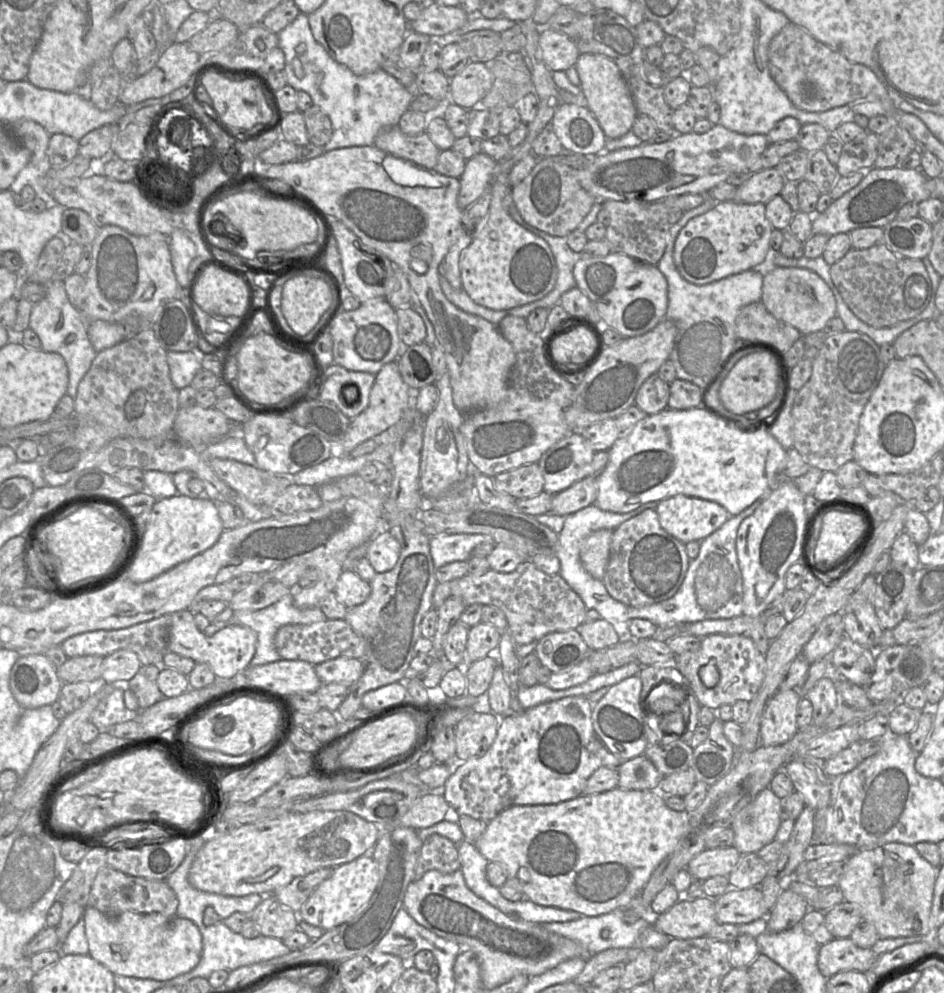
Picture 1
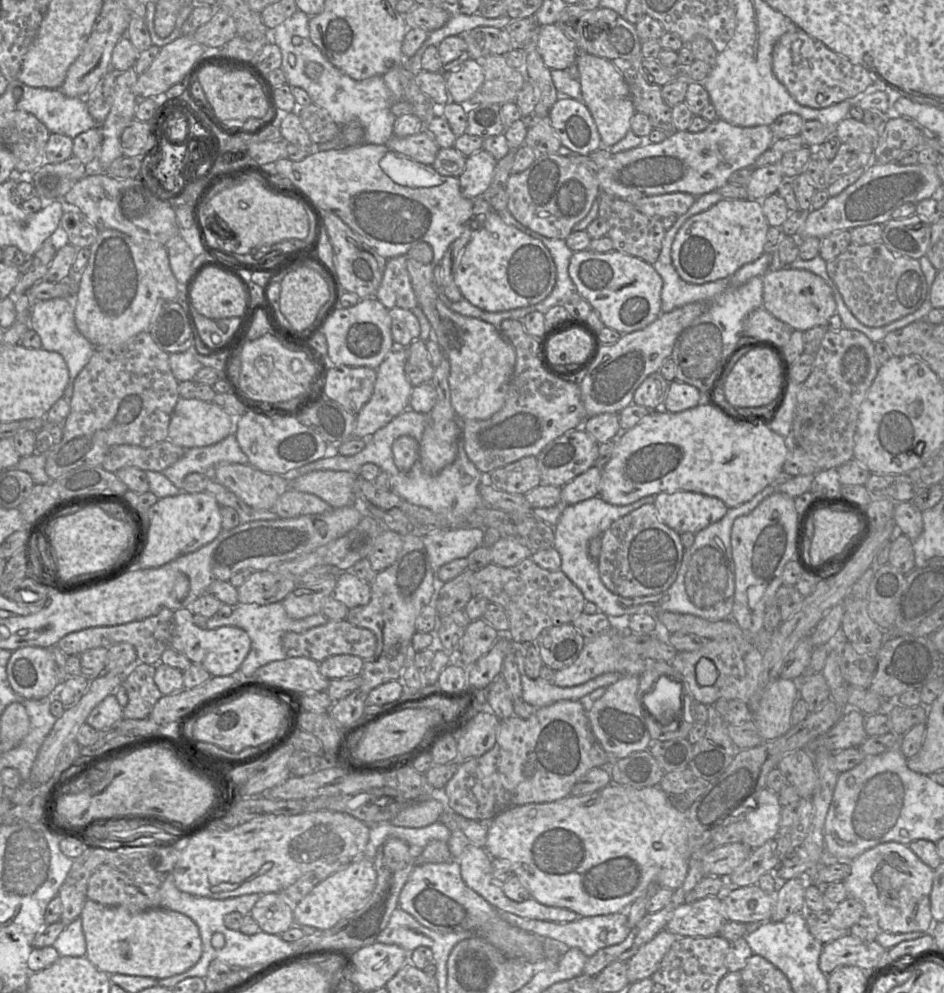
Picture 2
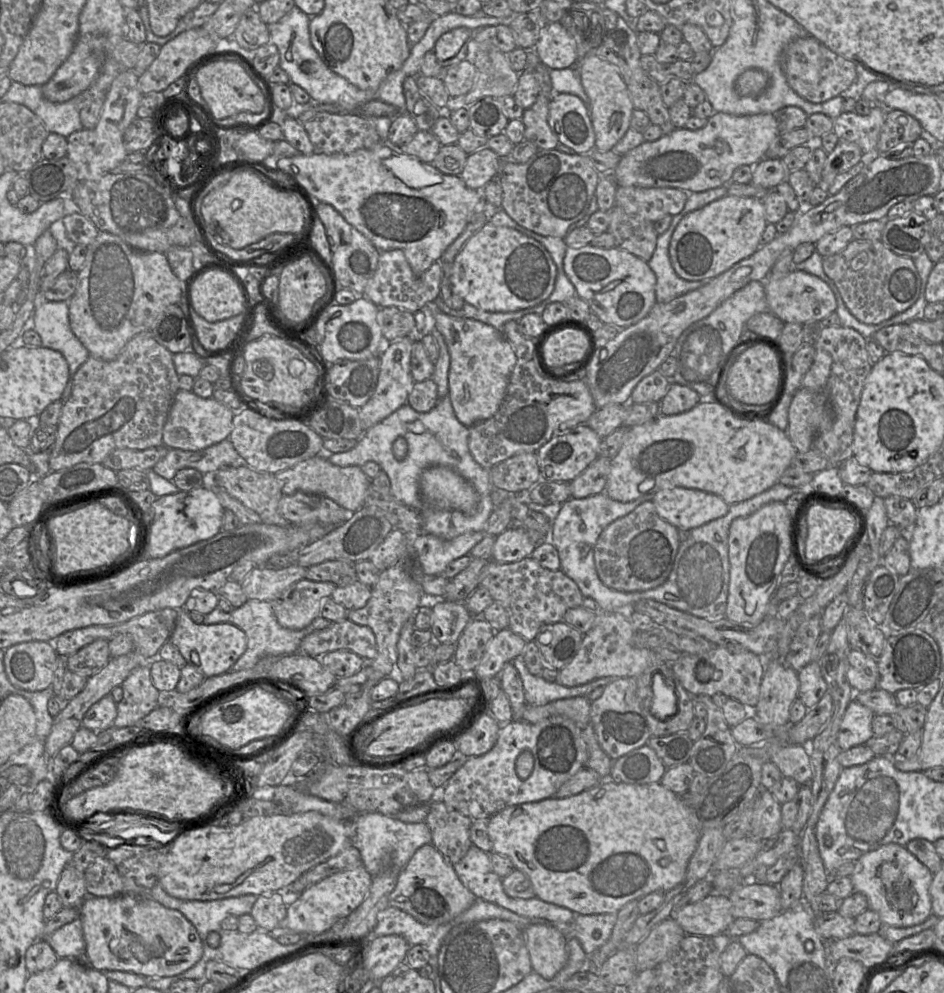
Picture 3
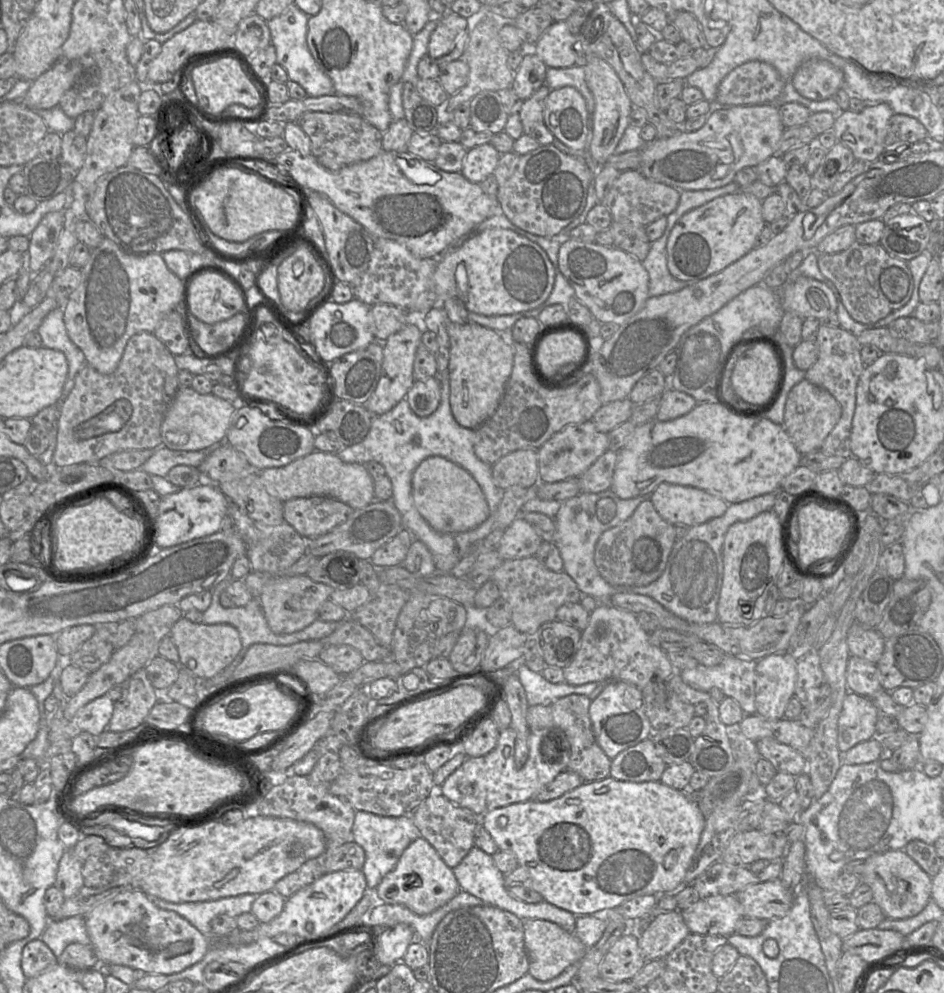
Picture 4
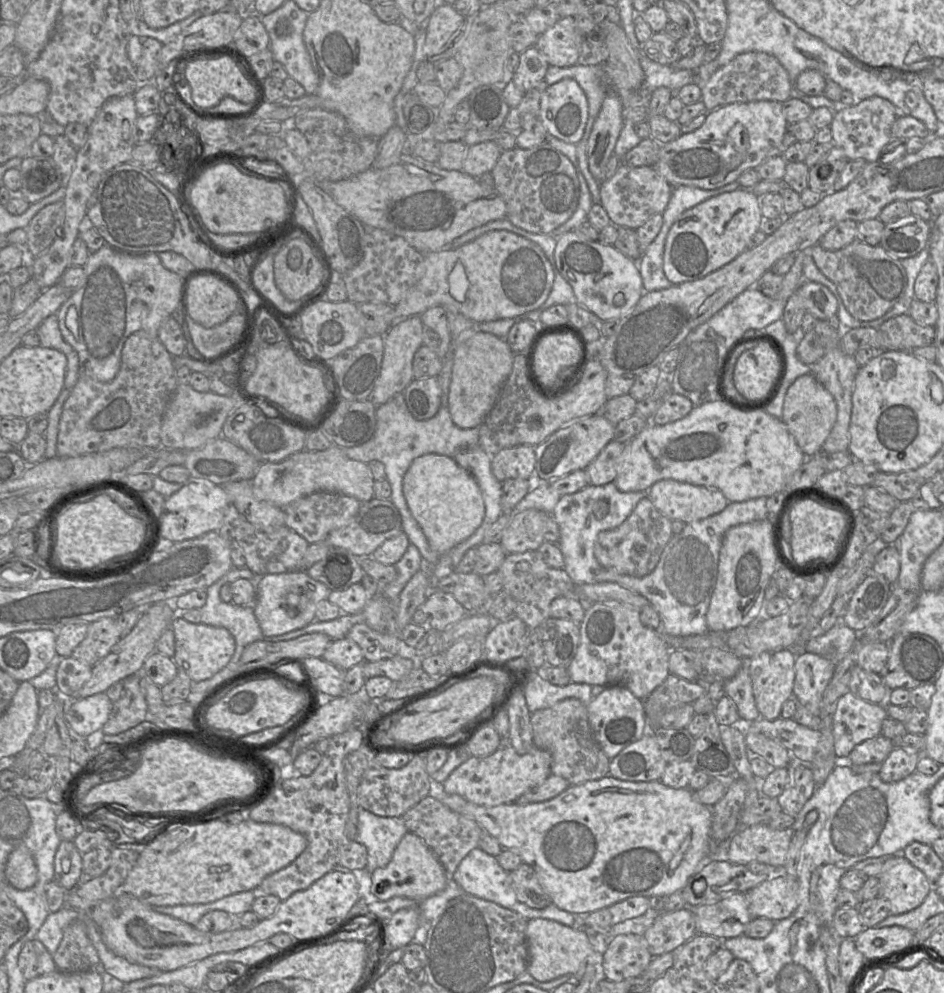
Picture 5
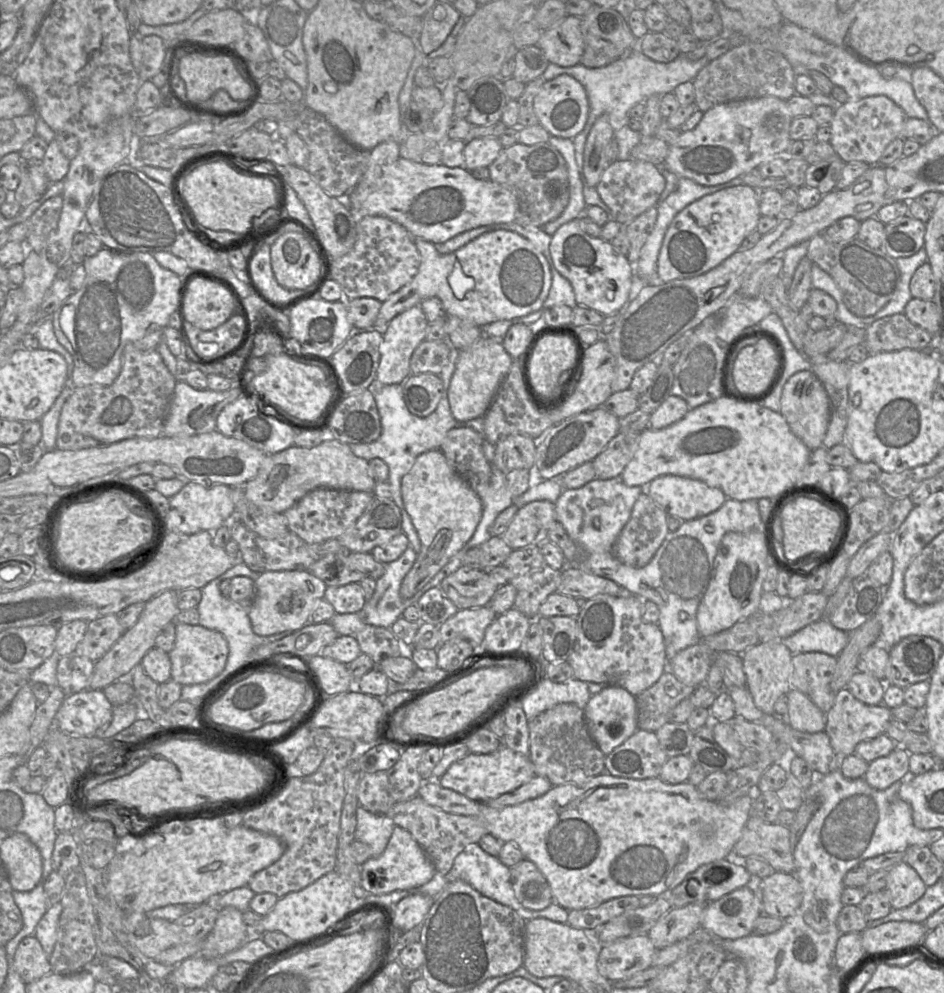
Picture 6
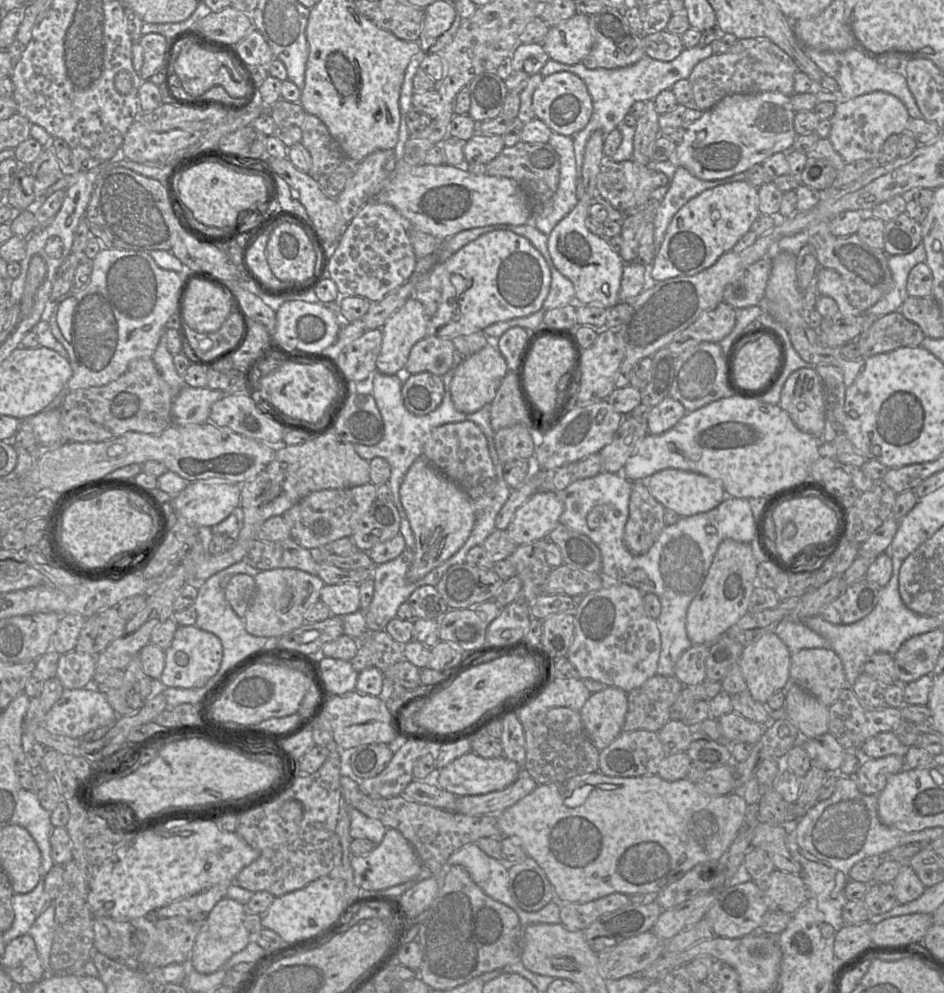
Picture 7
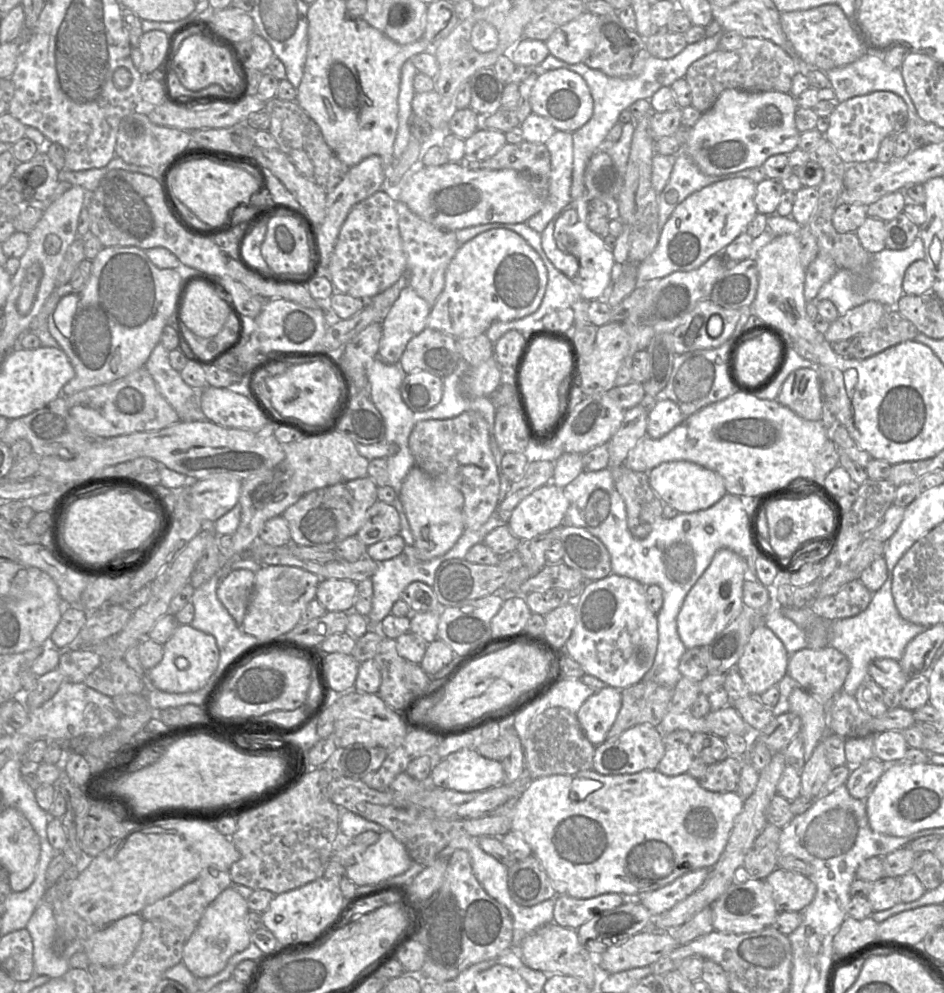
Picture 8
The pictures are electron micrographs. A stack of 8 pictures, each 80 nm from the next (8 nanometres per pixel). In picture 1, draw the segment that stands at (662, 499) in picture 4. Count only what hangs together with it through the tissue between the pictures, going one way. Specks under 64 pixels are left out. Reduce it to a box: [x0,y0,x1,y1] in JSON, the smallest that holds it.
[656,494,730,545]

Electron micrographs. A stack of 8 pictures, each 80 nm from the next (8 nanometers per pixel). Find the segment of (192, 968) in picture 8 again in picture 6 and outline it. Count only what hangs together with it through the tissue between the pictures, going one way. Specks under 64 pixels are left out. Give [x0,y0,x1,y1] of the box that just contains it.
[198,907,246,959]

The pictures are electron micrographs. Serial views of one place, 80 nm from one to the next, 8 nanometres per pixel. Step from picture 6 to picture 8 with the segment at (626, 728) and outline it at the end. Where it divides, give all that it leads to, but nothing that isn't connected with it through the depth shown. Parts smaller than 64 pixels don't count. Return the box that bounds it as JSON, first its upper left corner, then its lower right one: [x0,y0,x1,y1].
[576,686,621,745]

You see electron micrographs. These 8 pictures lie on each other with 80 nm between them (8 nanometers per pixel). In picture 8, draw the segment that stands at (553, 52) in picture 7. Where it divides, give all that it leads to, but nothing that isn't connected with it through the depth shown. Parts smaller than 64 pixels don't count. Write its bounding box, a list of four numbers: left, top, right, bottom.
[545,11,599,64]

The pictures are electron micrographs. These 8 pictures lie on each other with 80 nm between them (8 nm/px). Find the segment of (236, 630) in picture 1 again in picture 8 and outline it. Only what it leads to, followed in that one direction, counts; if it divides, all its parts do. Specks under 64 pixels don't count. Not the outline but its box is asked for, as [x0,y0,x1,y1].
[145,624,219,693]

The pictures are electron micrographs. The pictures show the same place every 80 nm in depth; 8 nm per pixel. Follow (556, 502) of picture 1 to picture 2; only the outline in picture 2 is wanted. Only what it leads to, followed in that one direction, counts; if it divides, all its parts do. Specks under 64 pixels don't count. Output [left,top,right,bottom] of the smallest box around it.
[561,465,602,505]

